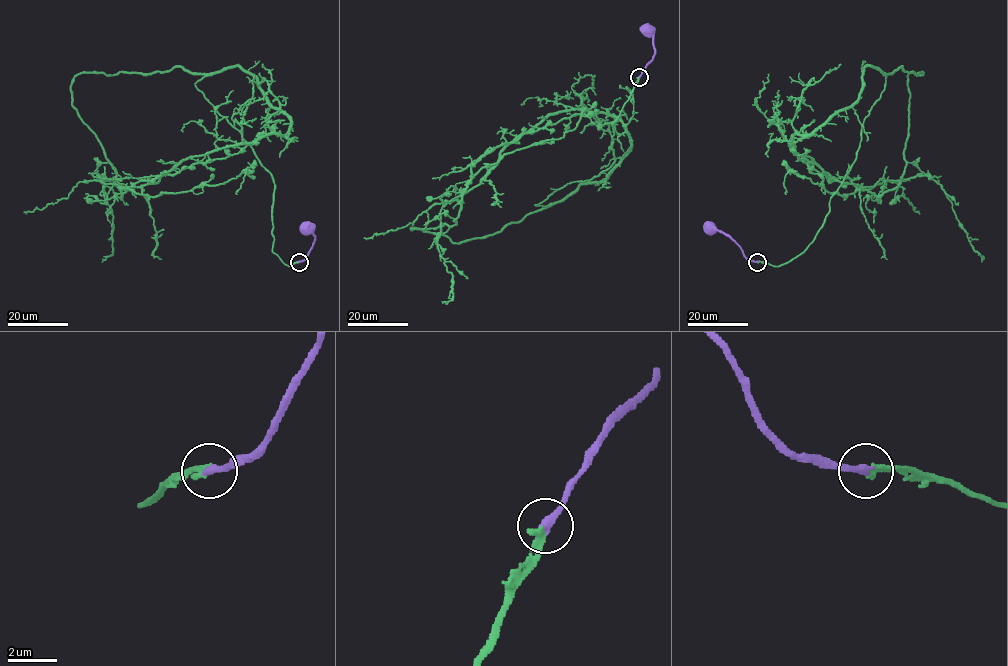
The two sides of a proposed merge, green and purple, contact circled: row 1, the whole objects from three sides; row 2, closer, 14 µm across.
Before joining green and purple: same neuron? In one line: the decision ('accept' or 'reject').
accept

